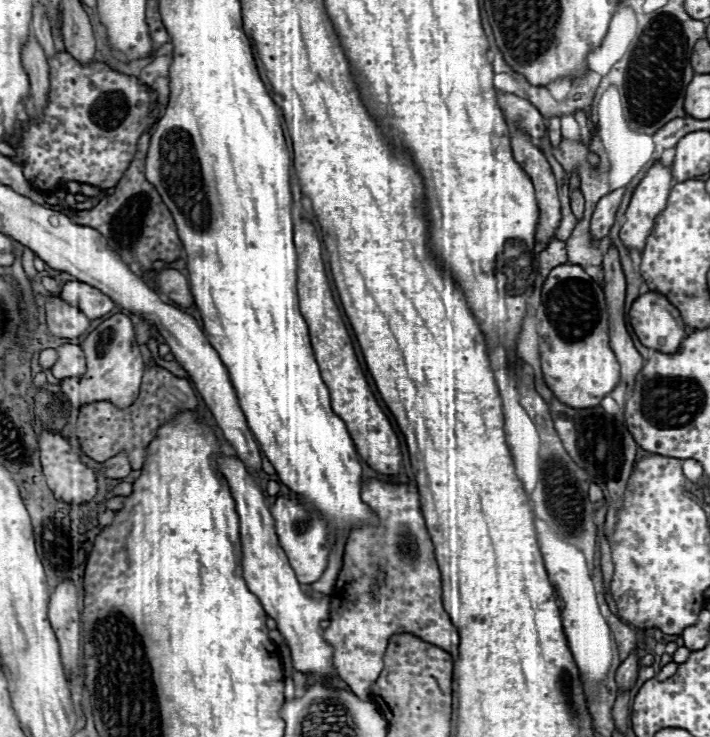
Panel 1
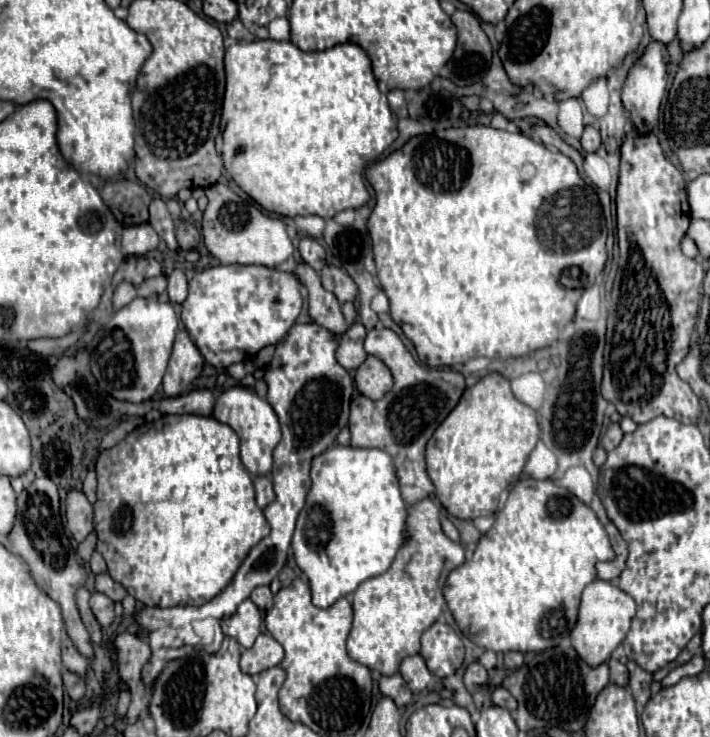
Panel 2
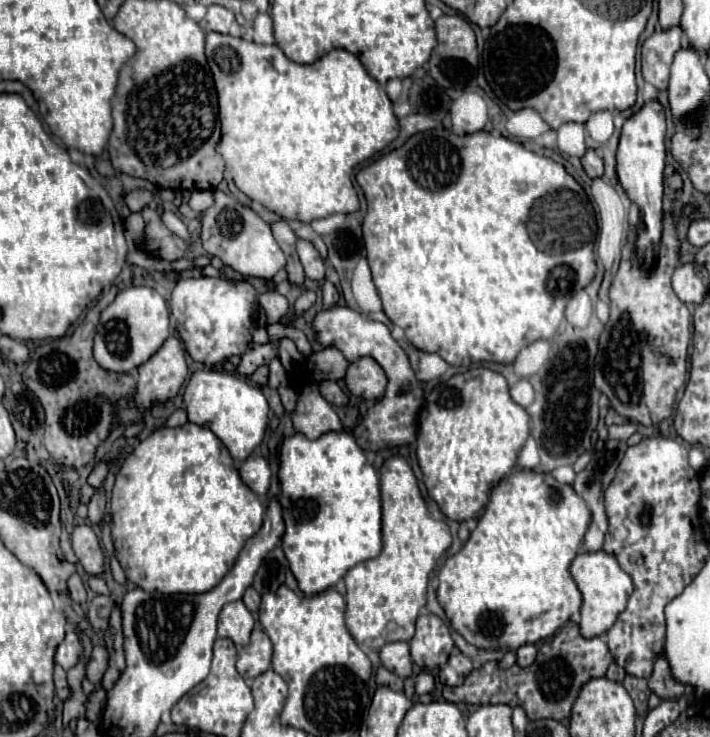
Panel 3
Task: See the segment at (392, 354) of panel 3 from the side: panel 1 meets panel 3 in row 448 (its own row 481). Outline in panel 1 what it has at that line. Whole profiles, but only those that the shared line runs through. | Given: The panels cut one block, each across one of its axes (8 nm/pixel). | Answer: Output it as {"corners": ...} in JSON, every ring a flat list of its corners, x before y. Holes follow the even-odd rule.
{"corners":[[366,478,362,500,376,512,380,526,352,530,344,550,344,566,332,592,330,626,324,630,326,642,334,648,338,676,360,700,372,698,372,684,382,672,382,656,392,634,414,634,436,644,458,658,458,630,454,630,442,608,440,570,434,560,434,546,420,512,416,486,390,484],[382,572,384,584,370,596,376,574]]}

